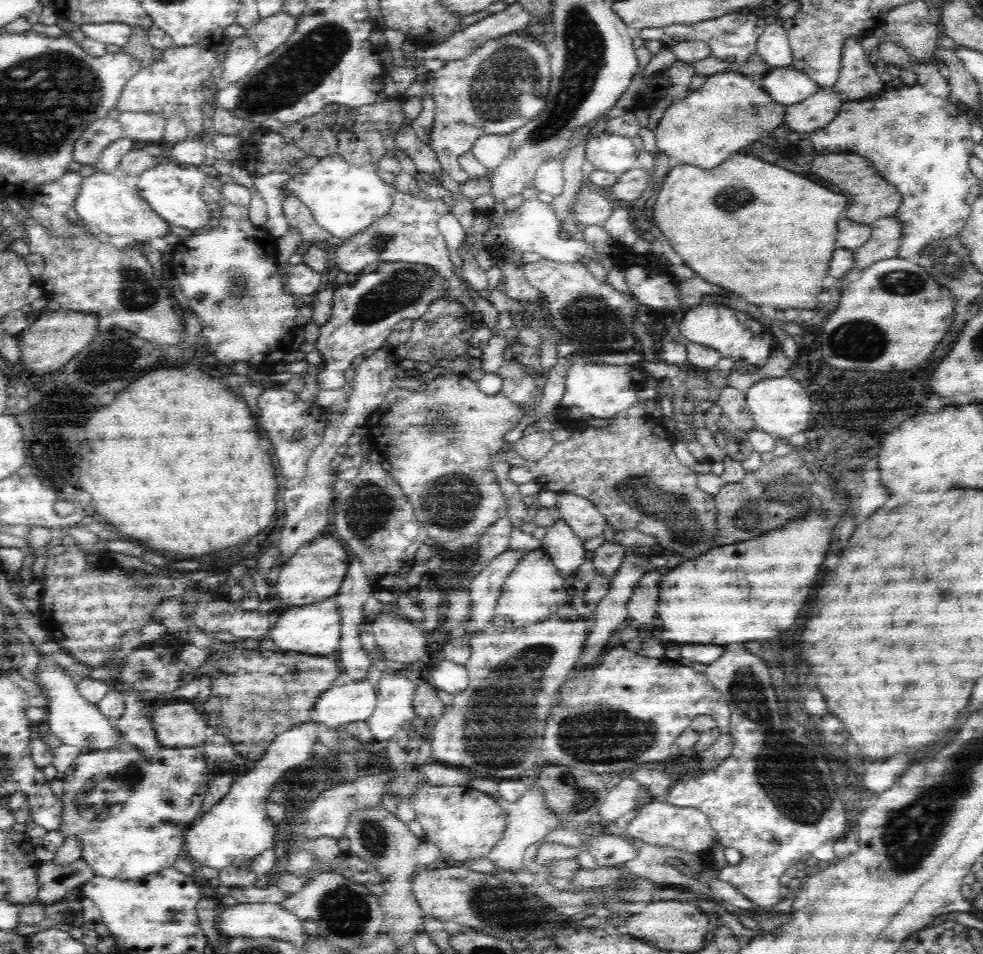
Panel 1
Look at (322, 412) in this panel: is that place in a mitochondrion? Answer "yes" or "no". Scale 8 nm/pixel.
no

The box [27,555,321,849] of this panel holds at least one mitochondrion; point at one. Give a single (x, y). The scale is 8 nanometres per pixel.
(98, 798)

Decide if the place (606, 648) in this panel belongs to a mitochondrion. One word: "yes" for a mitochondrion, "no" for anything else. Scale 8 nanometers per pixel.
no

